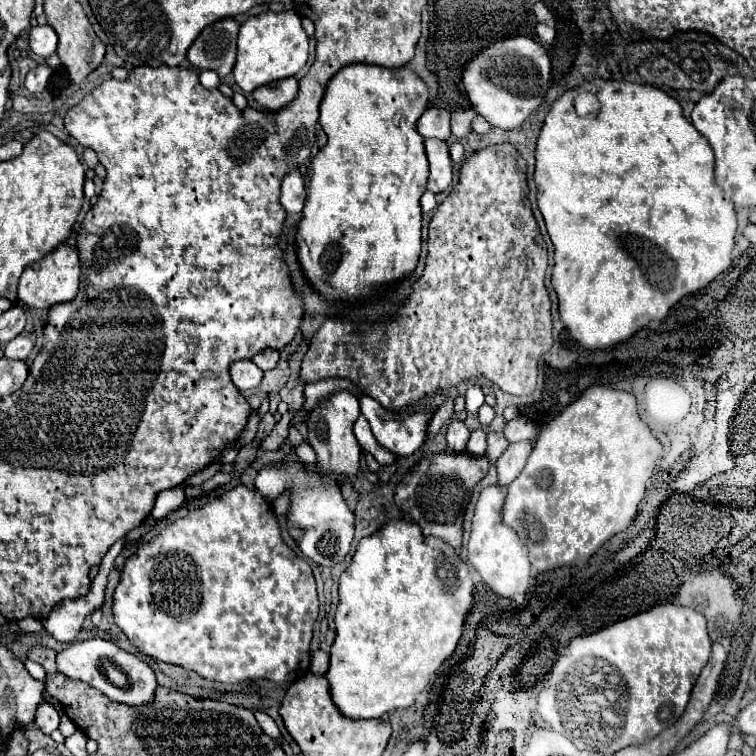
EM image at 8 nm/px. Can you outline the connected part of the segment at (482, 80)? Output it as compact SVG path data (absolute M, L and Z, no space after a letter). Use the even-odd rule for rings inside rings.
M512 37L488 45L462 69L462 83L472 109L492 127L514 129L542 103L550 83L550 57L530 37ZM516 65L516 71L514 71ZM522 87L522 91L520 91Z

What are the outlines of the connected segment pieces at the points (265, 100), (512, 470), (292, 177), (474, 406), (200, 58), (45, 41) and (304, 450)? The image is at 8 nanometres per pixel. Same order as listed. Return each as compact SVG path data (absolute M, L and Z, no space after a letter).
M288 77L288 79L280 79L276 83L268 83L262 85L258 89L252 91L252 97L256 103L260 103L262 107L276 111L282 109L286 105L292 103L292 99L298 93L298 79L296 77Z
M520 441L510 445L500 459L496 461L496 471L498 471L498 485L508 487L524 469L524 463L532 451L532 441Z
M294 169L282 181L282 197L280 197L280 203L284 205L284 209L288 213L302 213L304 199L306 199L304 177L300 175L298 169Z
M470 385L466 391L466 411L476 413L482 403L484 403L484 393L482 393L480 385Z
M222 19L204 29L188 49L188 61L196 69L216 71L220 77L232 73L236 61L236 37L238 23L234 19Z
M36 25L30 29L30 51L42 59L50 57L56 51L58 35L50 25Z
M300 443L296 447L296 455L306 463L306 465L316 465L316 453L308 443Z

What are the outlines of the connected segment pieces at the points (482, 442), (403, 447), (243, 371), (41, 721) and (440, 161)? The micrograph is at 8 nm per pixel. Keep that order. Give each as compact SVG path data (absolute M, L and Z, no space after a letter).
M478 427L478 429L472 431L470 441L466 445L466 451L472 453L472 455L478 455L478 457L484 455L484 451L486 451L486 431L482 427Z
M368 395L360 397L360 411L368 419L378 443L398 457L412 455L428 437L428 425L432 419L430 411L392 413Z
M234 361L230 365L230 377L240 391L246 391L256 387L262 381L264 373L252 361Z
M42 703L42 705L38 705L38 709L36 709L36 725L38 725L38 729L42 731L42 733L46 733L46 735L50 735L54 729L58 729L58 723L60 723L60 715L58 715L58 711L54 709L54 705L50 705L50 703Z
M426 139L424 149L430 163L430 177L426 189L432 193L440 193L452 183L452 161L448 155L448 145L438 139Z

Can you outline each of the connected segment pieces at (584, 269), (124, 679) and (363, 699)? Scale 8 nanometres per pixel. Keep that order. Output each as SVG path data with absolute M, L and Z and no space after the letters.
M592 79L582 91L596 95L598 109L586 117L580 117L576 113L574 99L580 95L580 89L570 89L558 101L554 101L538 137L534 181L538 185L538 195L536 195L538 209L544 217L546 231L556 247L552 285L558 293L560 319L570 331L570 337L582 349L602 349L602 347L614 347L630 339L636 331L640 331L654 319L664 319L674 303L678 303L686 295L704 289L710 281L714 281L720 273L724 273L730 267L732 263L730 251L734 247L734 235L736 235L736 211L734 211L734 203L728 201L724 197L724 191L716 185L714 153L710 143L700 135L700 131L692 123L686 121L682 107L674 97L666 95L662 89L656 89L652 85L628 83L628 81L604 81L604 79Z
M100 637L74 641L68 649L58 653L56 663L58 663L58 669L66 677L90 683L92 687L96 687L98 691L108 695L112 701L128 703L128 705L134 705L134 707L152 703L154 689L158 687L154 671L144 661L140 661L136 655L132 655L132 653L120 649L118 645L114 645L110 641L104 641Z
M390 519L384 523L384 527L380 527L376 531L376 535L364 537L358 543L358 549L350 561L350 565L346 567L346 571L340 575L340 603L336 609L336 641L332 645L332 653L330 653L330 669L326 673L326 677L330 679L330 693L334 703L338 705L338 709L352 719L376 719L382 717L384 713L398 709L398 707L410 707L414 703L414 697L428 685L430 677L438 671L438 667L454 653L458 639L462 637L462 625L466 621L466 615L472 609L472 601L474 601L474 583L470 577L470 565L456 553L456 549L452 549L448 543L440 541L440 539L424 539L420 527L414 521L408 519Z

